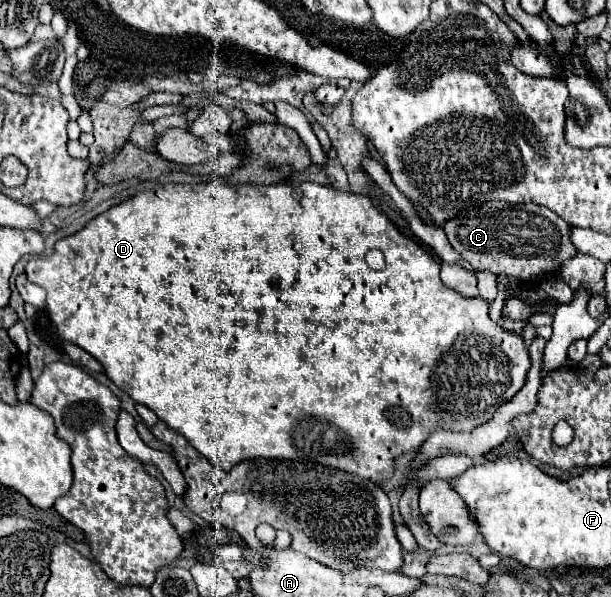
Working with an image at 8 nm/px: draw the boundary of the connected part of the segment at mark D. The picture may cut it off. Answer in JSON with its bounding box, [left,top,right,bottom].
[26,180,532,484]

